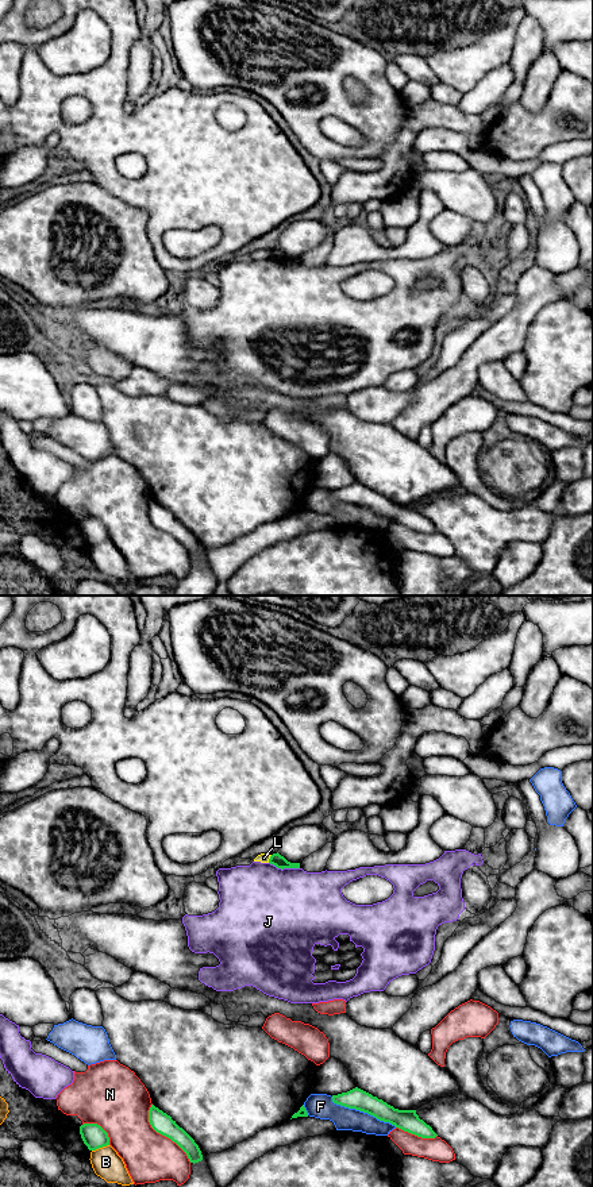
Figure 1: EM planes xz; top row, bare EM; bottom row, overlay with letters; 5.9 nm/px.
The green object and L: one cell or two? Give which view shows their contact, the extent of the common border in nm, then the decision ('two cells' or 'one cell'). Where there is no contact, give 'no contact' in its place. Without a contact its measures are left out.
xz | 50 nm | two cells

